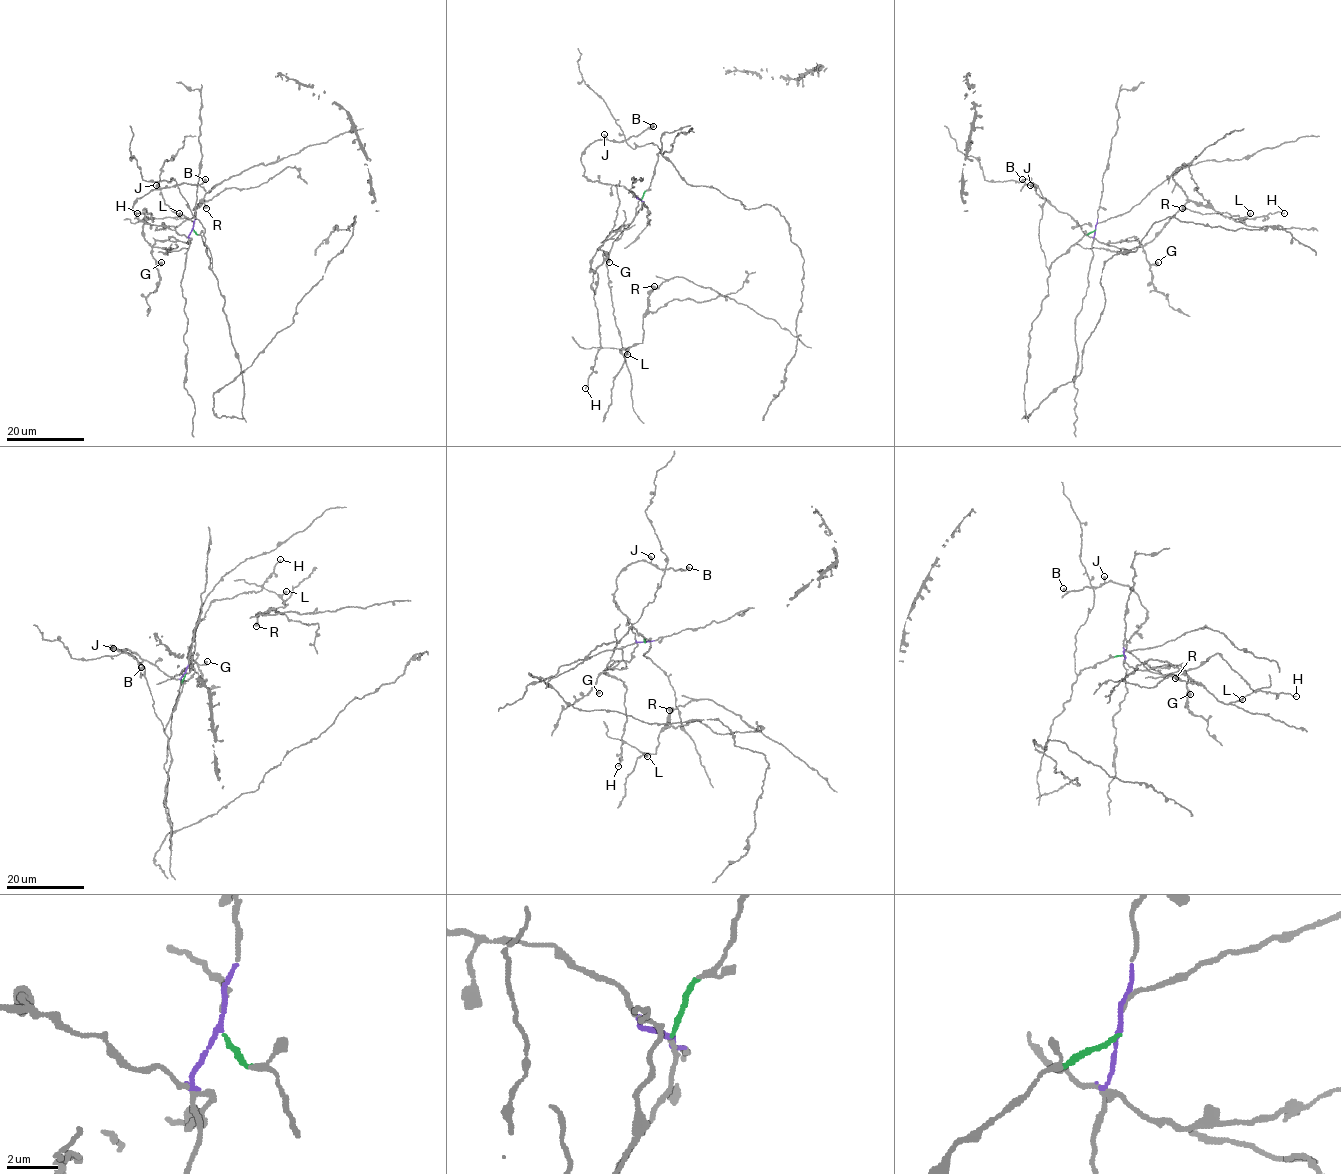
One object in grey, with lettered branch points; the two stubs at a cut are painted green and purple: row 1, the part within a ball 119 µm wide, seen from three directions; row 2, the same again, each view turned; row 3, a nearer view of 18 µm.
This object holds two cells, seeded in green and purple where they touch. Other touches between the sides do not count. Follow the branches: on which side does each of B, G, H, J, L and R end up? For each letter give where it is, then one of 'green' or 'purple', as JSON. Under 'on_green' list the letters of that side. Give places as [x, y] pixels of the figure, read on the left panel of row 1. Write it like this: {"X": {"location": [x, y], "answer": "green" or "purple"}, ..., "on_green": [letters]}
{"B": {"location": [205, 179], "answer": "purple"}, "G": {"location": [161, 262], "answer": "purple"}, "H": {"location": [137, 213], "answer": "purple"}, "J": {"location": [156, 185], "answer": "purple"}, "L": {"location": [179, 213], "answer": "purple"}, "R": {"location": [206, 208], "answer": "purple"}, "on_green": []}

